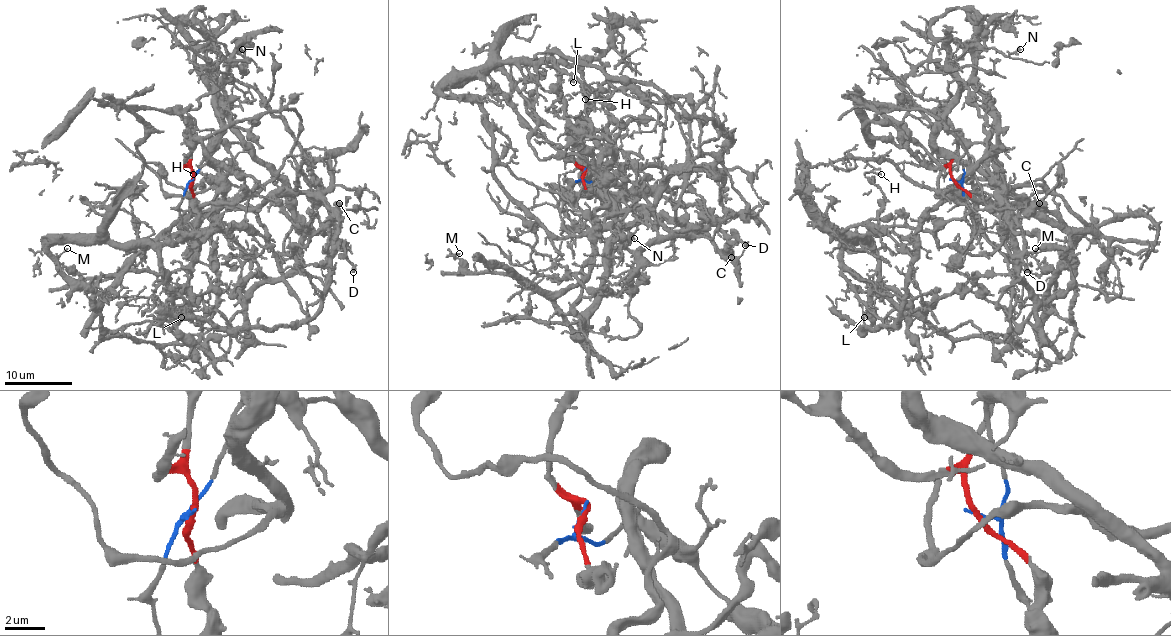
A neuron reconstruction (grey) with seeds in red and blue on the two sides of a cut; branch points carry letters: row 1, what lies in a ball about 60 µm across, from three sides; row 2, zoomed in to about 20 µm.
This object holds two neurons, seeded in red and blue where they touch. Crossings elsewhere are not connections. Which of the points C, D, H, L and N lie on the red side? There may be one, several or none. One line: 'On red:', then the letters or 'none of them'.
On red: C, D

